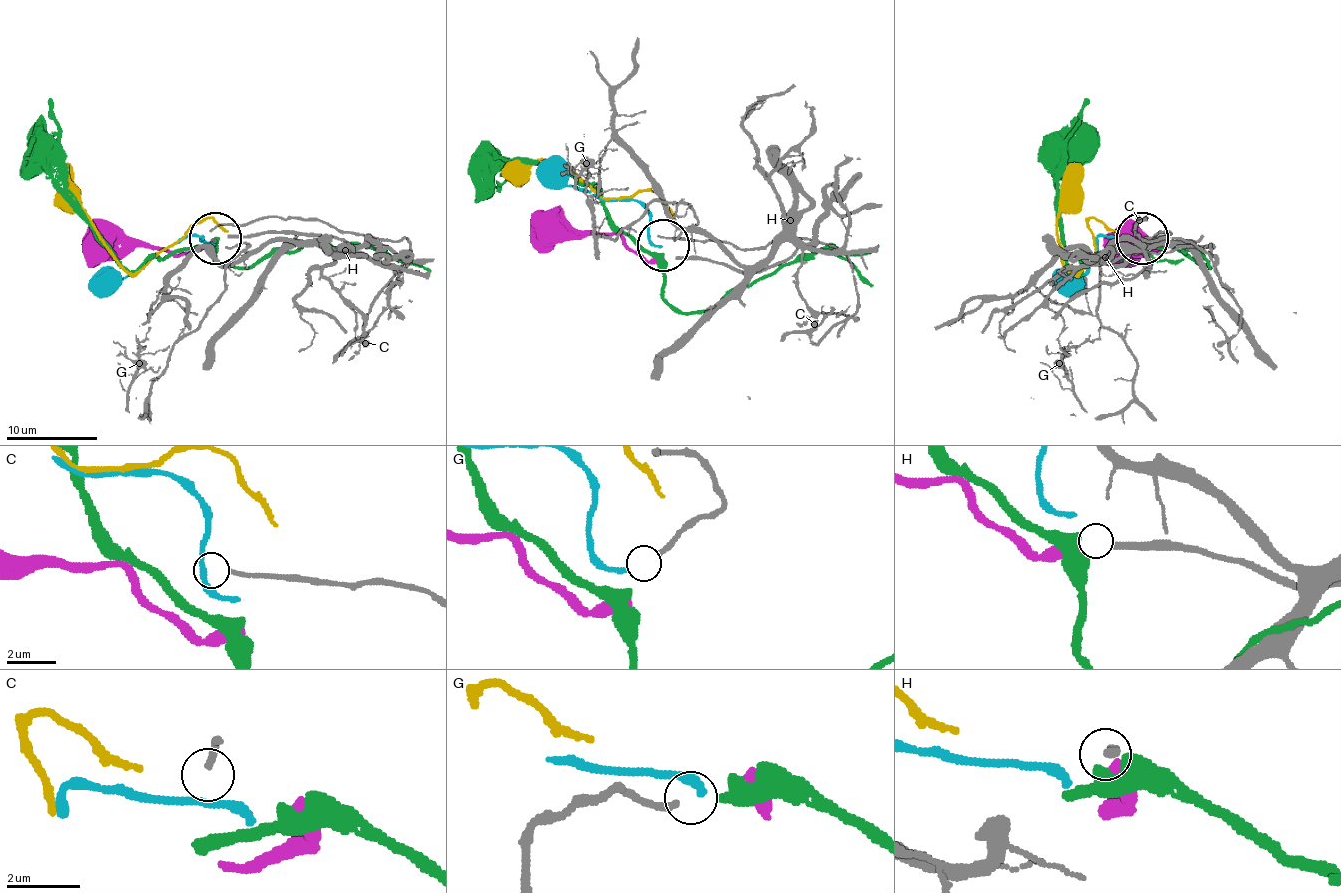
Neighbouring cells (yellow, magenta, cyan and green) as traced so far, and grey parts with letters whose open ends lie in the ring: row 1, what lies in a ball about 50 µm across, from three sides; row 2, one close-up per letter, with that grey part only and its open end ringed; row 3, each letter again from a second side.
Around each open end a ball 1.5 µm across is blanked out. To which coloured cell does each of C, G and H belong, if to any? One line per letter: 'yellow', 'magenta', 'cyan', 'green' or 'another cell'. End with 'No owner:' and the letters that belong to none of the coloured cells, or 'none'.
C: another cell
G: cyan
H: magenta
No owner: C

